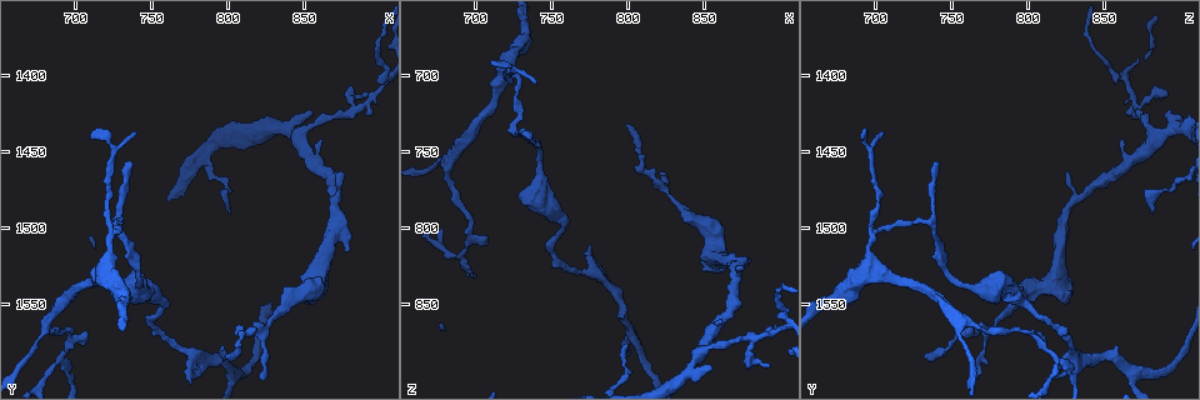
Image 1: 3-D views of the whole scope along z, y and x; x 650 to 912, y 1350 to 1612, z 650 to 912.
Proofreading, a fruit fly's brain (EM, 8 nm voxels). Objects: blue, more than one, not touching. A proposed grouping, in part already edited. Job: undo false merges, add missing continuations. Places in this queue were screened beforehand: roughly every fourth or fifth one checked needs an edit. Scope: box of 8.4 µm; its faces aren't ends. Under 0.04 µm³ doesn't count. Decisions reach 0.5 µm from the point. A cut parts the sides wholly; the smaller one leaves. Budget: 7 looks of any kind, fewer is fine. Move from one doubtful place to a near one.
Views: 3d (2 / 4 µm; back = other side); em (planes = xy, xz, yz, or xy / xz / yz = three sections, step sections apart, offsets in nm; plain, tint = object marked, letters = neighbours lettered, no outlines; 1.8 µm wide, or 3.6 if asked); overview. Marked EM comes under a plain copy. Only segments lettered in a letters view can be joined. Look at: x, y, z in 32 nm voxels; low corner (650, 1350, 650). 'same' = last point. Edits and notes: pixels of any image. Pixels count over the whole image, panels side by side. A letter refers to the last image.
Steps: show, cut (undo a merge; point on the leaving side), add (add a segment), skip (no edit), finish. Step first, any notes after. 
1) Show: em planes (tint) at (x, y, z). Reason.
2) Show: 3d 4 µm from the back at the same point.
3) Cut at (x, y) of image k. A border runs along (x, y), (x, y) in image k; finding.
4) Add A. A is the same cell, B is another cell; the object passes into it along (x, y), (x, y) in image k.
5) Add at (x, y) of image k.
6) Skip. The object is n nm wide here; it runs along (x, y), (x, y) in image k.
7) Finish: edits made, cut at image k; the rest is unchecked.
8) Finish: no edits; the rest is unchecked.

Show: 3d 2 µm at (856, 1424, 890). Free end.

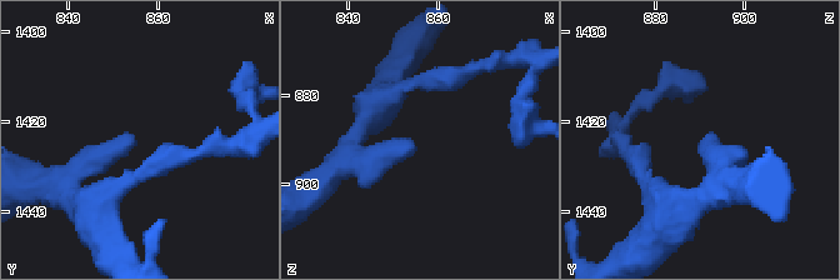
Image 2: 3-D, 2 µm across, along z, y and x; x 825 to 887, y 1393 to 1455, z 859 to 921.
Show: em planes (letters) at (854, 1424, 891). Shape alone is not enough.

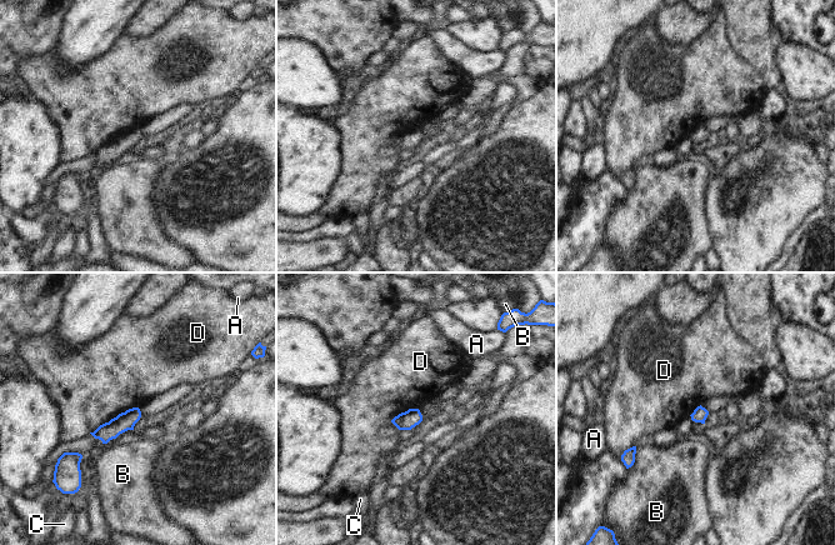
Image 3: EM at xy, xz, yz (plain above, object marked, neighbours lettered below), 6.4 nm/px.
Skip. A, B, C and D are other cells; no lettered segment goes on from it.

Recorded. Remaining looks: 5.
Show: 3d 4 µm at (796, 1584, 730). Free end.

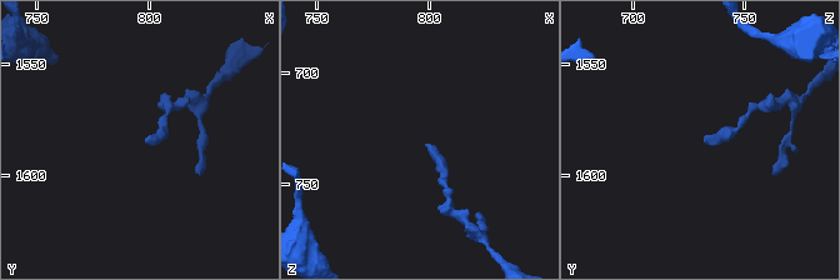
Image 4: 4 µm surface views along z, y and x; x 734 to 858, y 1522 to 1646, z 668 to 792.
Show: em planes (letters) at (798, 1584, 733). Now the EM.

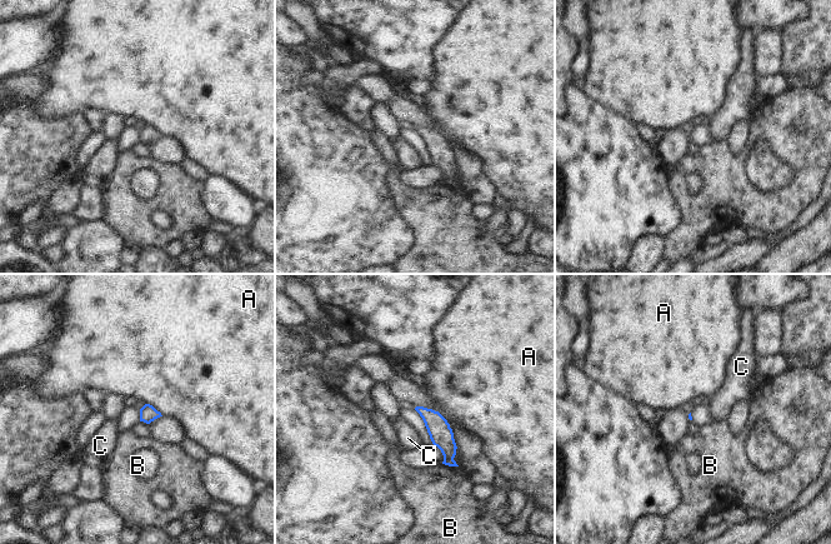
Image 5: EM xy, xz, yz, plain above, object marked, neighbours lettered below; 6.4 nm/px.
Skip. A, B and C are other cells; it runs along (420, 409), (437, 427), (451, 463) in image 5; none of them fits.

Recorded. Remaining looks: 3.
Show: 3d 2 µm at (710, 1440, 690). An open end.

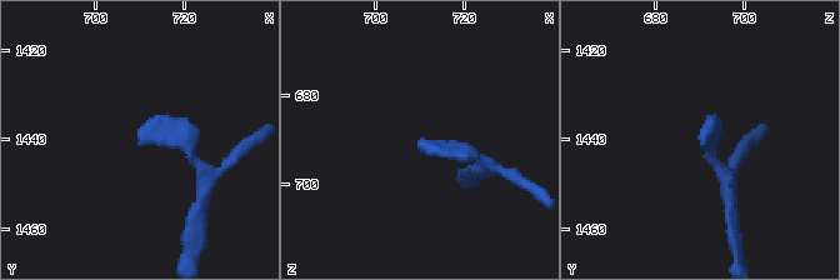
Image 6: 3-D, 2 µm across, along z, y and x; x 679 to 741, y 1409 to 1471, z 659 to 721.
Show: em planes (letters) at (709, 1441, 691). Shape alone is not enough.

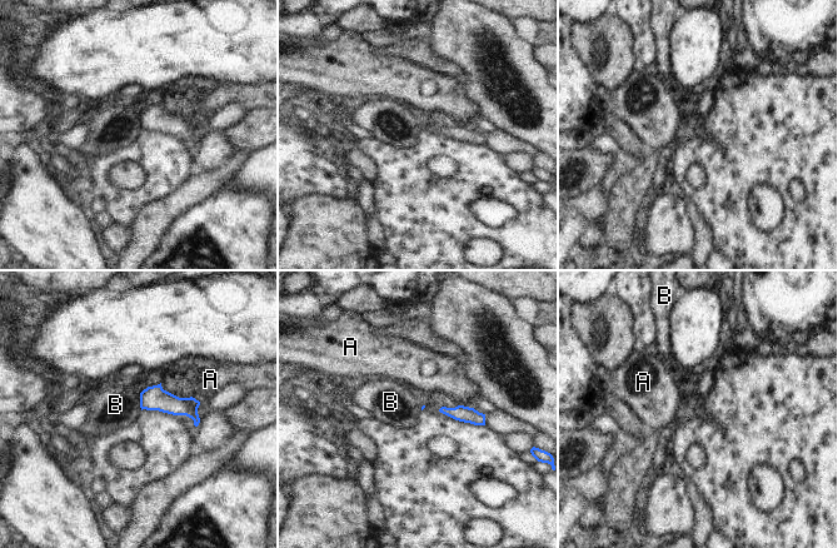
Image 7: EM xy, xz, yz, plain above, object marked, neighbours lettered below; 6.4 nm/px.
Skip. A and B are other cells; a border runs along (139, 393), (139, 407), (141, 409) in image 7; no lettered segment goes on from it.

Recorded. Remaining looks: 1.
Finish: no edits; the rest is unchecked.

